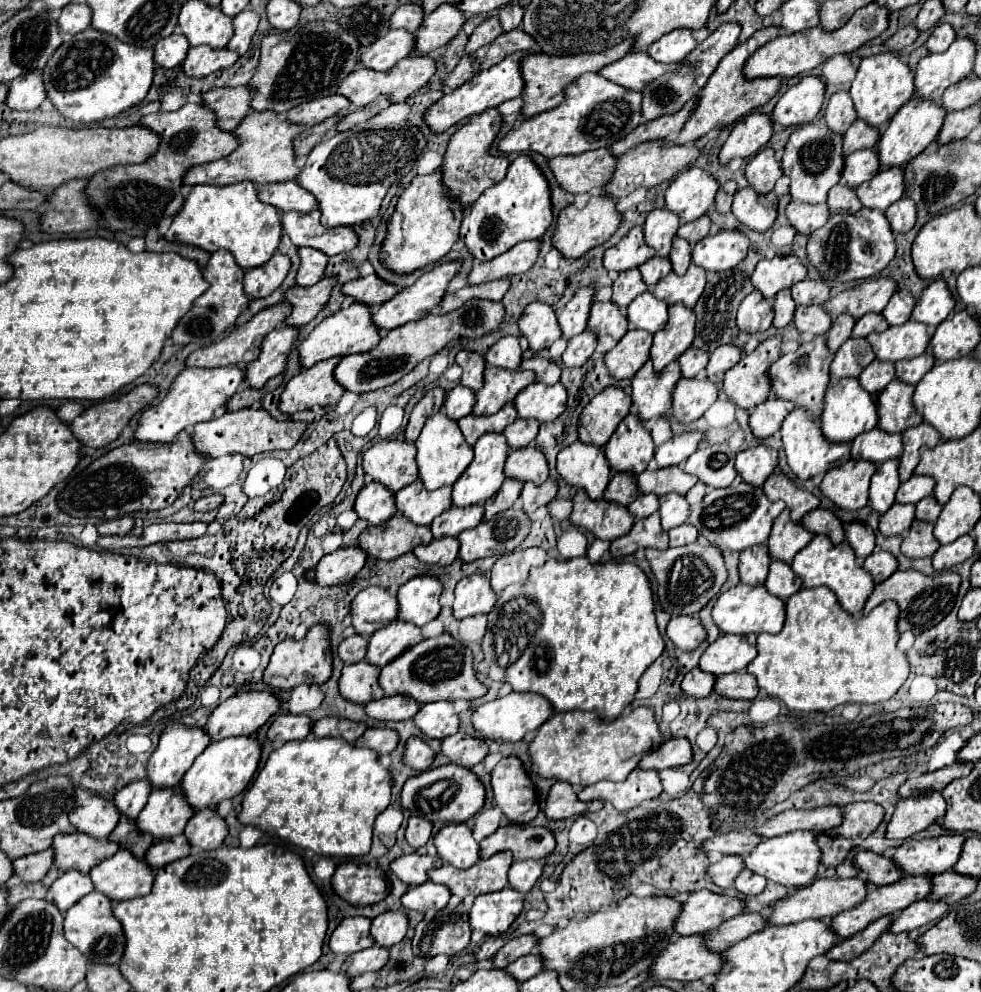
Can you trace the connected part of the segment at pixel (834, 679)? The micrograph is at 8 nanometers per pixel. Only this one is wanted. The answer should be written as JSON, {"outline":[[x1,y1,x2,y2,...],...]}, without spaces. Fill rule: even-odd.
{"outline":[[827,587,801,589,787,601,787,617,781,633,757,635,757,657,747,671,757,677,759,687,767,695,781,699,789,711,831,711,845,703,881,703,895,695,909,675,909,663,903,653,897,653,897,615,899,607,893,601,877,605,869,615,855,619,837,603,835,593]]}

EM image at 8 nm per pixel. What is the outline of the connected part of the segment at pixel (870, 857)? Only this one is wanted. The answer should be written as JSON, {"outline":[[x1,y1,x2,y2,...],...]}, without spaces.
{"outline":[[859,851,853,857,853,863,867,873,867,881,875,883,875,885,887,885,887,883,895,883,903,877,901,867,895,865,895,861,887,855,877,855,873,851]]}

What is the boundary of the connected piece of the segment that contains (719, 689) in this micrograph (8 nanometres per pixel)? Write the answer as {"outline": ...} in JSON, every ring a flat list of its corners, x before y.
{"outline":[[739,671,739,673,717,677,713,691,719,693,721,697,729,697,729,699,755,699,759,689,757,689,755,677]]}

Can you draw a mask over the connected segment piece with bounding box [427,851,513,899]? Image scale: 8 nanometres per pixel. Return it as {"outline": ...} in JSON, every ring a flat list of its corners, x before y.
{"outline":[[495,853,487,861,481,861,465,871,447,867,431,869,427,875,433,883,449,887,451,895,457,895,465,899,467,895,483,895,483,893,495,893,507,887,507,871,511,867,513,859,511,853]]}

